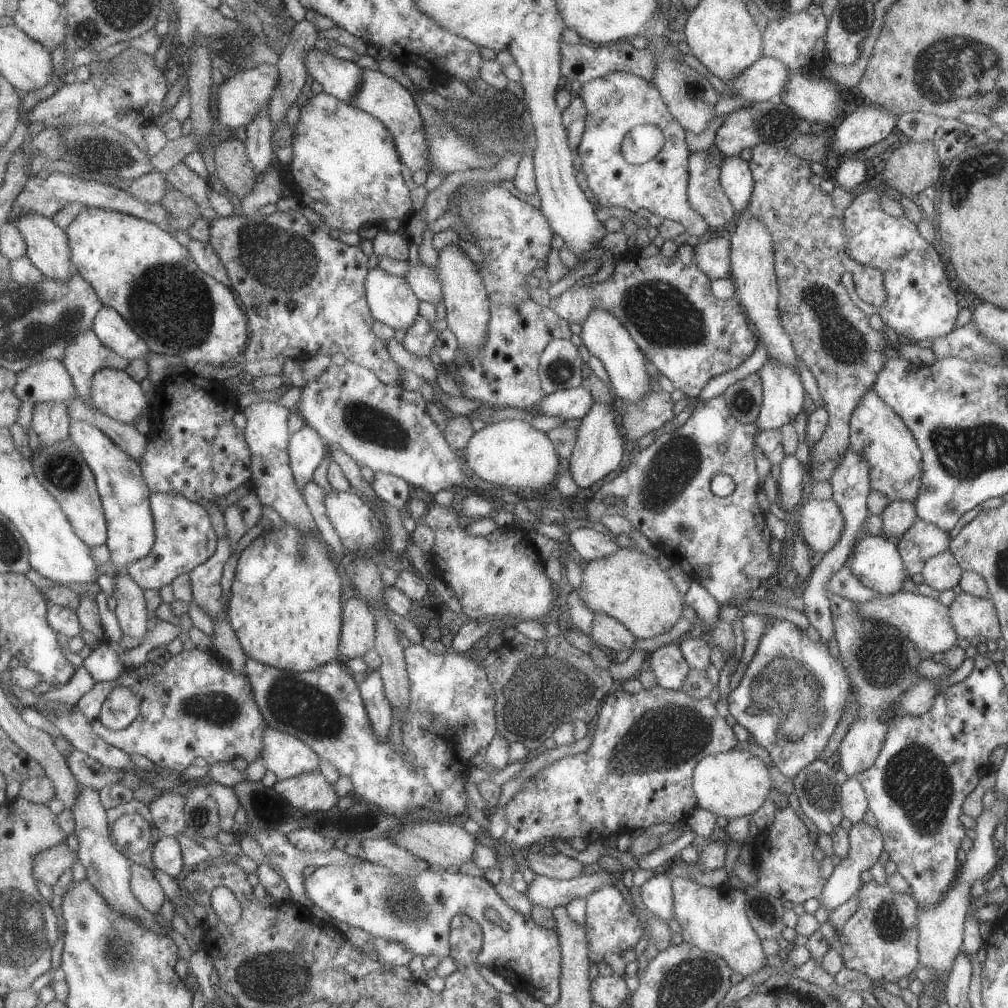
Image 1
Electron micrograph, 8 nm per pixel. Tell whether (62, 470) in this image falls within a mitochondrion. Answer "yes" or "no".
yes

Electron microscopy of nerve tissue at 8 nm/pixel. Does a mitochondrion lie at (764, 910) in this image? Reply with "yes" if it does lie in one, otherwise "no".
yes

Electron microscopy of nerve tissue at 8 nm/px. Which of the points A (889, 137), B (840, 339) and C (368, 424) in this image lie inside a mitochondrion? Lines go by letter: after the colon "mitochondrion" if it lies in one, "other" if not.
A: other
B: mitochondrion
C: mitochondrion

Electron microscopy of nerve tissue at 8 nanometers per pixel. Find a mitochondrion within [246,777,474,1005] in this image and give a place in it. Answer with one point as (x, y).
(402, 902)

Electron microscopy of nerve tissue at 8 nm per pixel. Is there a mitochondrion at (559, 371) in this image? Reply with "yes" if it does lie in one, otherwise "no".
yes

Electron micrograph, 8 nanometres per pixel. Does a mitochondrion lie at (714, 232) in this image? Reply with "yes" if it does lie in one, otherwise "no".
no

